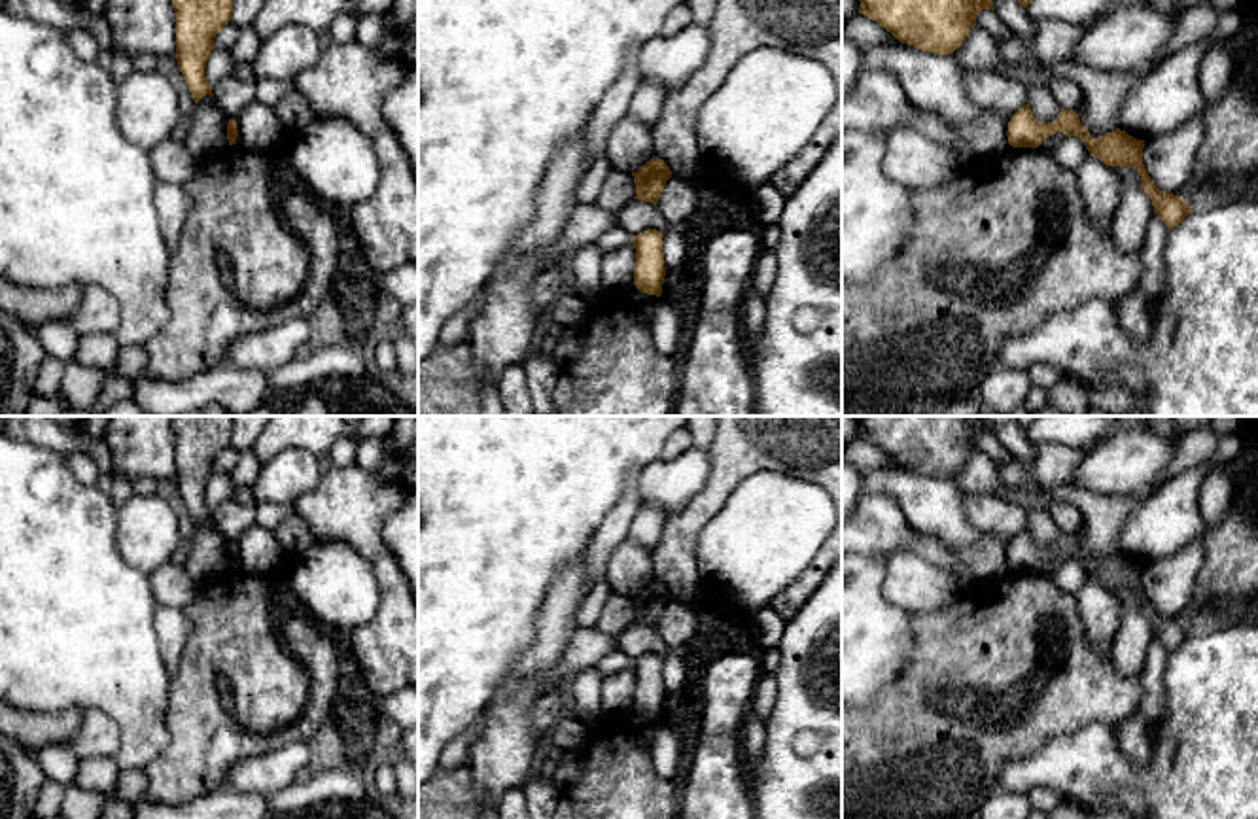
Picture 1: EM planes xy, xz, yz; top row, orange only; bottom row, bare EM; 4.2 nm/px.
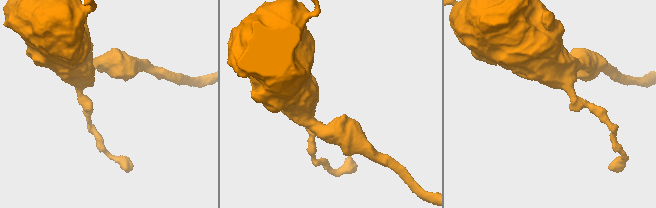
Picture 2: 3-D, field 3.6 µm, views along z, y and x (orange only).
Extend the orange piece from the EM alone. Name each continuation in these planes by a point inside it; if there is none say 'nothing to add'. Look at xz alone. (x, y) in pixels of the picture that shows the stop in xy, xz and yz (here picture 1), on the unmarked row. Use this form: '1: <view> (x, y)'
nothing to add

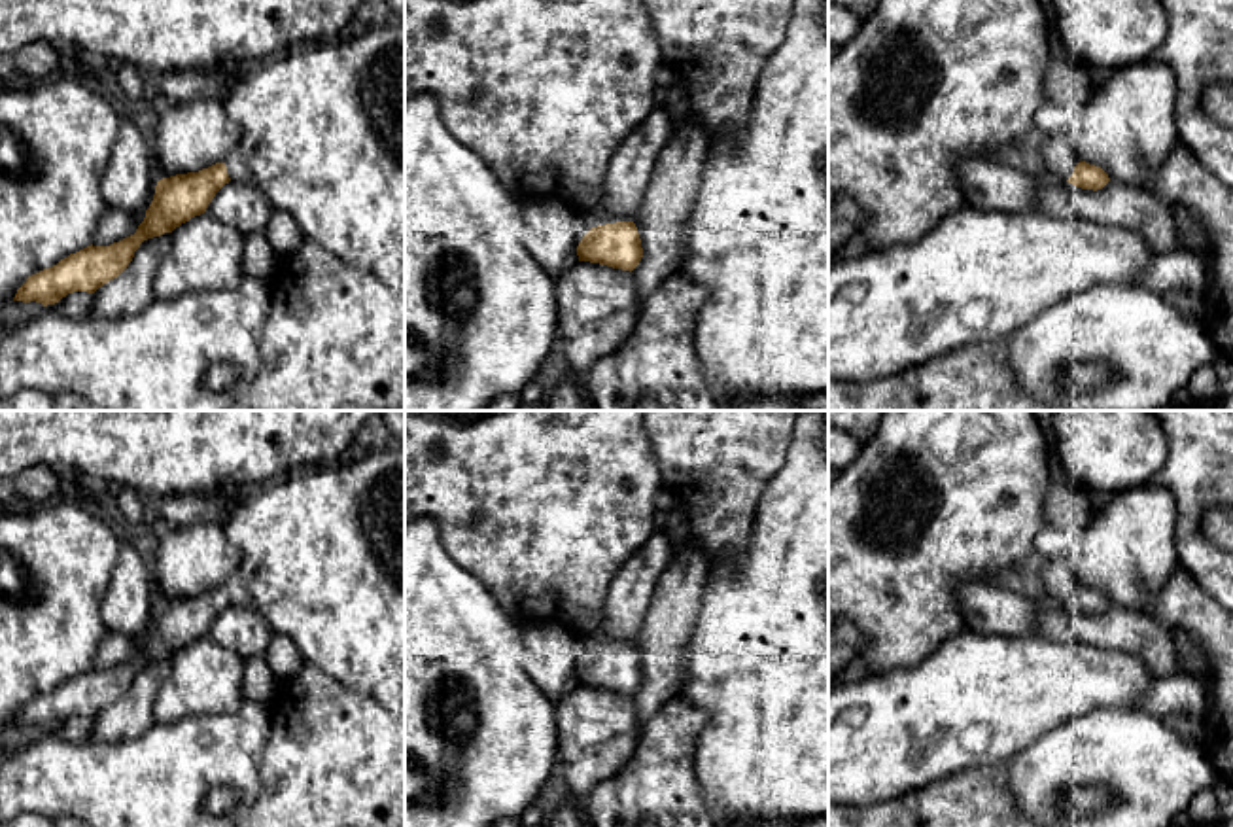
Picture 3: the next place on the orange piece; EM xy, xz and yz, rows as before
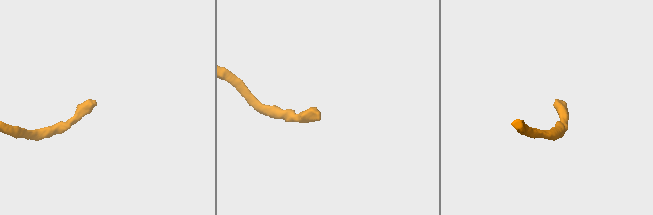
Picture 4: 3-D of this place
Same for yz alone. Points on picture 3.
1: yz (1059, 576)

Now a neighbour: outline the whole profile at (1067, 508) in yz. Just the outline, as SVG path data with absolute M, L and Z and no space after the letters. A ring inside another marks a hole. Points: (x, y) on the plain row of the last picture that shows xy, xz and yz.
M1050 481L1044 505L1046 524L1053 524L1063 532L1072 532L1084 528L1091 515L1089 500L1084 488L1068 481Z

